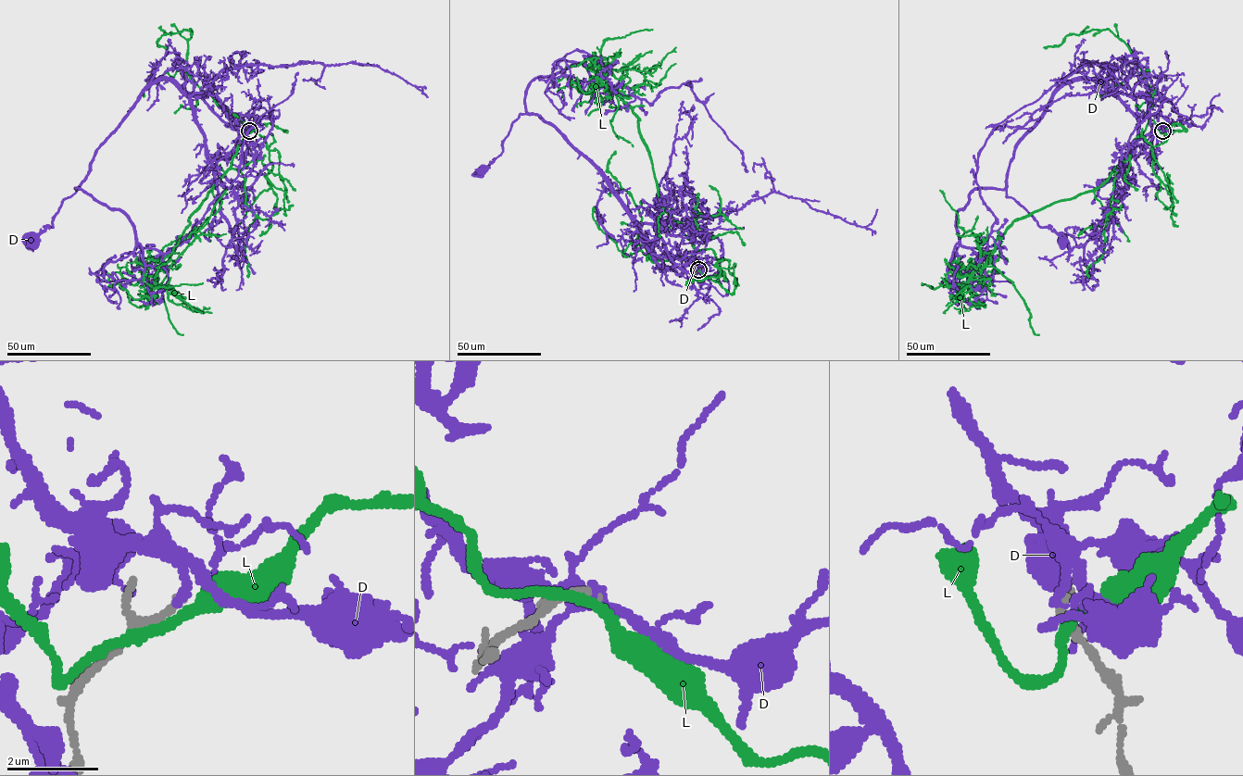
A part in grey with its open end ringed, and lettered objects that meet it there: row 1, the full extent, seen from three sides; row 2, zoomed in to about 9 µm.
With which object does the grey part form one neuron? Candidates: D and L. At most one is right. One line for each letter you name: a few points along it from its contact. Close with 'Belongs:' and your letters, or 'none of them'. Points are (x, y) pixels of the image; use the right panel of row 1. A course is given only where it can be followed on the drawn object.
D: course (1162, 131), (1157, 93), (1128, 96), (1083, 79), (1055, 93), (1015, 147), (1006, 190), (1061, 242)
Belongs: D

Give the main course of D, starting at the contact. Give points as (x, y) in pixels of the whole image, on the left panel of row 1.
D: (249, 131), (209, 93), (194, 96), (157, 79), (99, 147), (53, 227), (33, 242)

